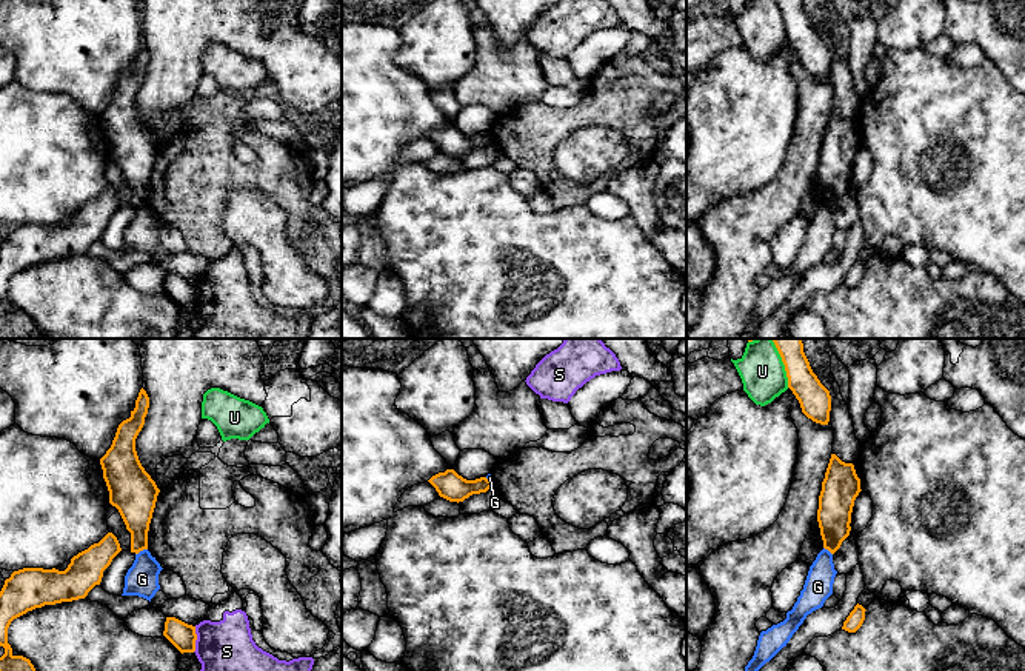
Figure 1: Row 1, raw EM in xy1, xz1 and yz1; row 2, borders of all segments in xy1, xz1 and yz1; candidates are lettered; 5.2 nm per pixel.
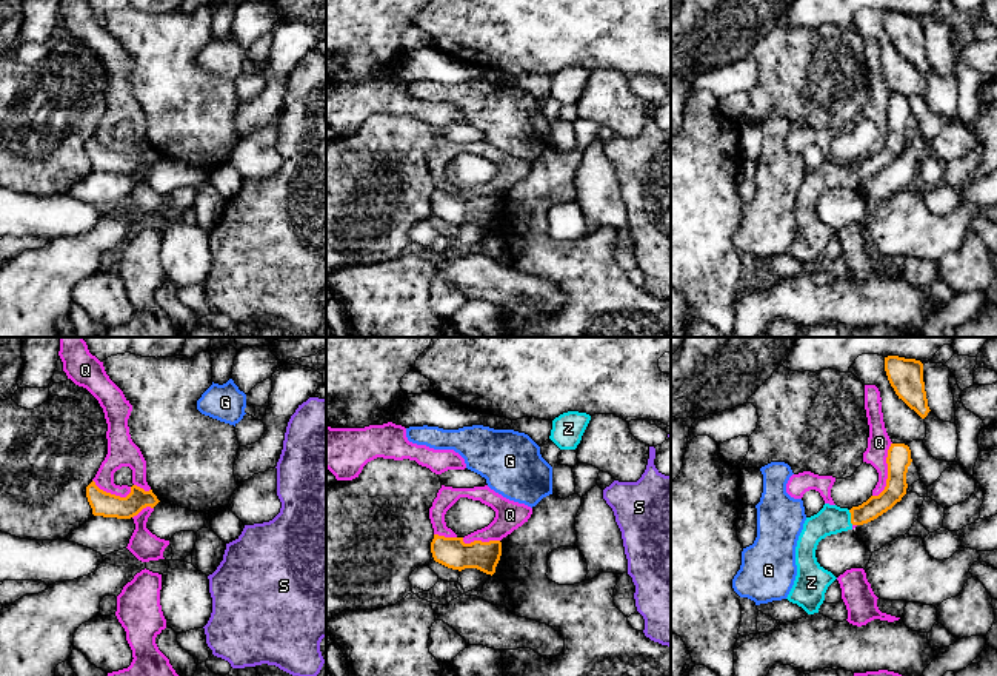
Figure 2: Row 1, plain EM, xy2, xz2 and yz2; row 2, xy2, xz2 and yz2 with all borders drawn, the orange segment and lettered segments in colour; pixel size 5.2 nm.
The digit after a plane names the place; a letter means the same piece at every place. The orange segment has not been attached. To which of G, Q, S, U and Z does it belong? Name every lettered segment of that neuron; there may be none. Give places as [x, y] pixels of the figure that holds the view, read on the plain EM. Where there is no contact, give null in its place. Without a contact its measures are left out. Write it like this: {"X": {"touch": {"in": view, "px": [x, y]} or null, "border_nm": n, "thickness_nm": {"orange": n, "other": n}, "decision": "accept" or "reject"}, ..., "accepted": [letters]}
{"G": {"touch": {"in": "xy1", "px": [140, 205]}, "border_nm": 70, "thickness_nm": {"orange": 200, "other": 180}, "decision": "reject"}, "Q": {"touch": {"in": "yz2", "px": [888, 127]}, "border_nm": 300, "thickness_nm": {"orange": 130, "other": 120}, "decision": "reject"}, "S": {"touch": {"in": "xy1", "px": [196, 294]}, "border_nm": 140, "thickness_nm": {"orange": 140, "other": 340}, "decision": "reject"}, "U": {"touch": {"in": "yz1", "px": [785, 22]}, "border_nm": 240, "thickness_nm": {"orange": 170, "other": 240}, "decision": "reject"}, "Z": {"touch": {"in": "yz2", "px": [851, 173]}, "border_nm": 80, "thickness_nm": {"orange": 110, "other": 160}, "decision": "accept"}, "accepted": ["Z"]}

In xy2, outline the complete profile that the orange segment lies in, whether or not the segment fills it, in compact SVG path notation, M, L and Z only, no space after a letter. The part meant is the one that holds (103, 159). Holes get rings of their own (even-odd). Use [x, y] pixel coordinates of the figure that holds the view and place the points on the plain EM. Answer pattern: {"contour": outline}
{"contour": "M94 136L86 142L86 152L94 171L117 174L131 174L143 163L154 163L160 157L152 145L145 146L132 140L131 148L126 152L120 152L100 145Z"}

